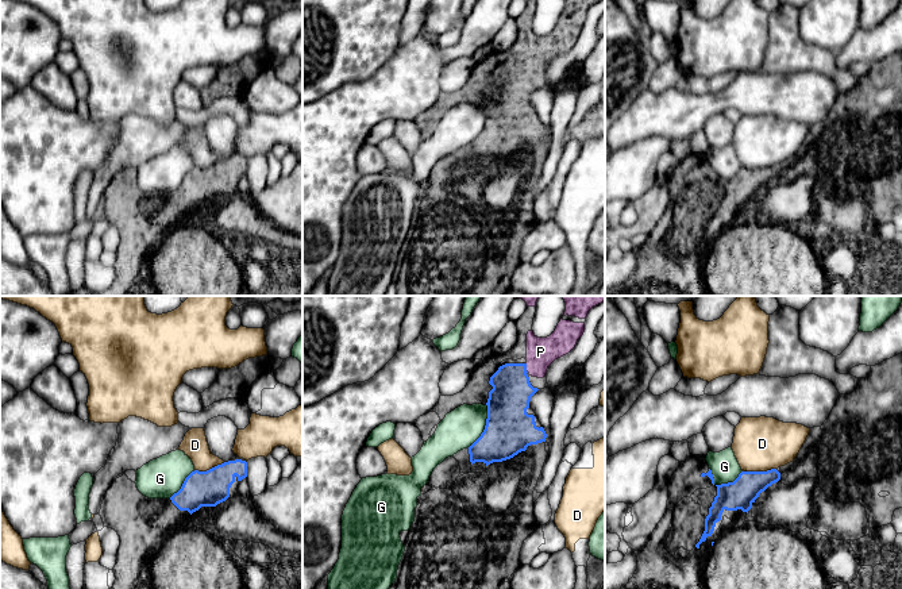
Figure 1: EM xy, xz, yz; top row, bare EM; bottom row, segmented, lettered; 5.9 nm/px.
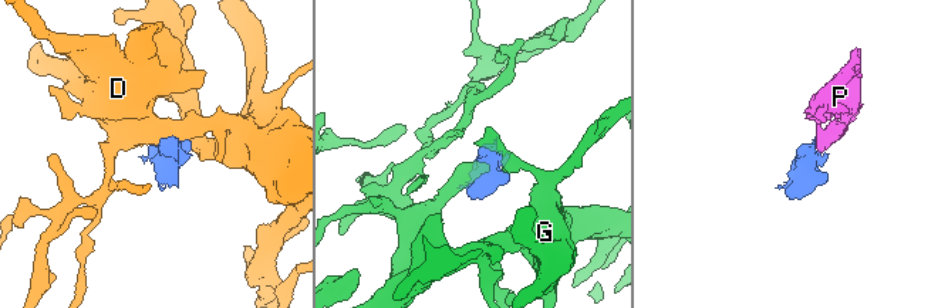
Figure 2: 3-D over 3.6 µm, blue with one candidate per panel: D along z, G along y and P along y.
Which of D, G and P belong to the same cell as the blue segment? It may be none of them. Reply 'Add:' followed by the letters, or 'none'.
Add: P

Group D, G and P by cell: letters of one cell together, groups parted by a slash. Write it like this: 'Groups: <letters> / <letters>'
Groups: D / G / P

